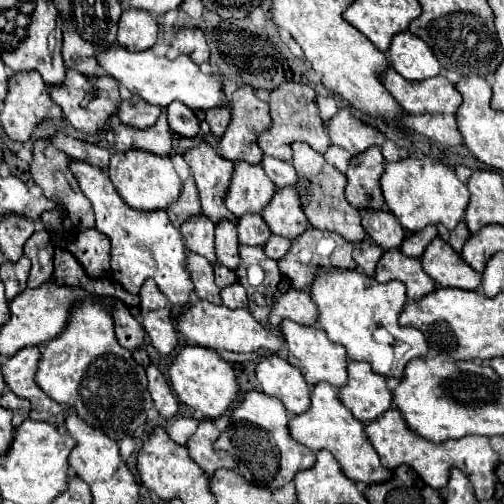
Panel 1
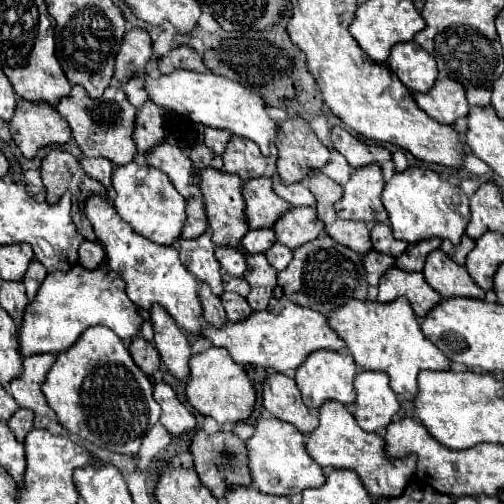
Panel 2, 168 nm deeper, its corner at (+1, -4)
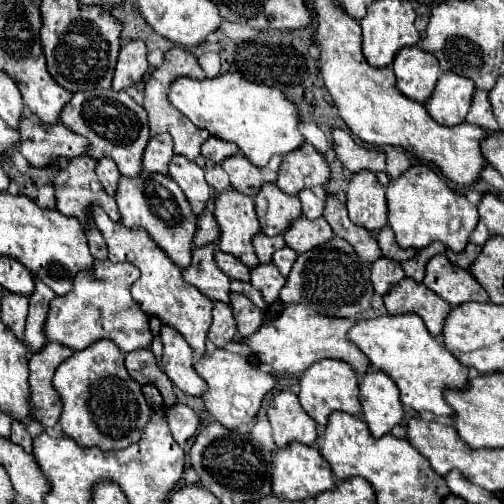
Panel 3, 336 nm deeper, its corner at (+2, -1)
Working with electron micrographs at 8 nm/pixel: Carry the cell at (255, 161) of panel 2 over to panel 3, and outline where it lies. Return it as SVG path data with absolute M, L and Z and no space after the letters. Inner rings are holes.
M237 155L237 157L231 157L229 161L223 161L221 167L227 171L233 189L249 197L255 197L263 185L277 181L277 171L281 161L283 157L273 157L273 161L269 161L265 169L257 169L255 165L249 165L245 157Z

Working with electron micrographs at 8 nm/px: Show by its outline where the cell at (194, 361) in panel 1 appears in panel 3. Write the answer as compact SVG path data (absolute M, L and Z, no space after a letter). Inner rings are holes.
M215 349L213 355L203 355L195 363L195 371L209 385L209 391L203 395L207 411L227 429L235 429L239 425L251 423L255 419L257 411L261 409L265 395L269 391L273 391L277 385L277 379L273 377L273 373L253 367L245 357L231 353L227 349Z

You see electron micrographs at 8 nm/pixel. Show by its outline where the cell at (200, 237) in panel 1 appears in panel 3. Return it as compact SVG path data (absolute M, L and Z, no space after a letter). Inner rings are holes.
M205 245L201 249L193 251L193 261L189 269L185 269L183 279L197 287L203 295L207 295L211 301L229 303L229 277L215 265L213 261L215 245Z

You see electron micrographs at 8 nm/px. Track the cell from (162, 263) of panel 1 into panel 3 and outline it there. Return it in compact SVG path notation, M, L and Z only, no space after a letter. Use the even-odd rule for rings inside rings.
M93 209L93 219L105 237L109 261L127 261L141 271L139 281L135 281L131 287L131 295L139 303L139 307L147 315L157 317L163 325L177 329L187 339L191 349L201 357L205 353L205 339L211 327L213 301L209 301L203 293L199 293L199 289L191 289L191 285L183 281L181 269L177 269L177 265L173 265L173 261L169 261L169 257L165 257L161 249L157 249L157 243L149 237L149 233L145 233L143 229L125 229L121 223L113 223L103 209Z

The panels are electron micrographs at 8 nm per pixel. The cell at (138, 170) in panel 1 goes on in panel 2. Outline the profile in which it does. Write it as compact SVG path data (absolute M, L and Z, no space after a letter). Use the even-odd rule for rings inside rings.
M138 162L122 164L114 168L112 174L112 188L116 190L114 206L118 214L144 238L156 244L176 244L182 224L186 220L186 198L170 184L168 176L158 168L150 168Z

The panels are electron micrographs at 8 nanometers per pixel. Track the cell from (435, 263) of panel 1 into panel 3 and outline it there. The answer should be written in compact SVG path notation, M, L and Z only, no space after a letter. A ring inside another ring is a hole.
M437 255L429 261L423 285L437 293L441 299L445 299L451 307L457 307L467 301L489 301L487 291L477 283L471 271L451 265L445 255Z

